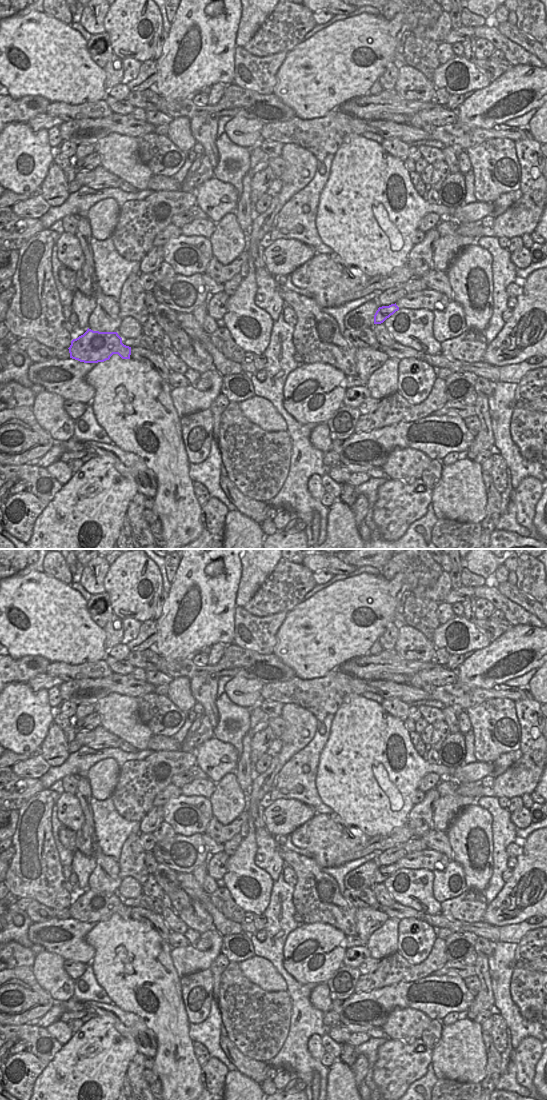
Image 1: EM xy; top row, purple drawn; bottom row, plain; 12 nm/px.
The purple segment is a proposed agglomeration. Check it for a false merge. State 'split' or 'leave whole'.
leave whole

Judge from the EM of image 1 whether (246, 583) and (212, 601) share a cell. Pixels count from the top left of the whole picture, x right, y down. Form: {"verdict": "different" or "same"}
{"verdict": "different"}

